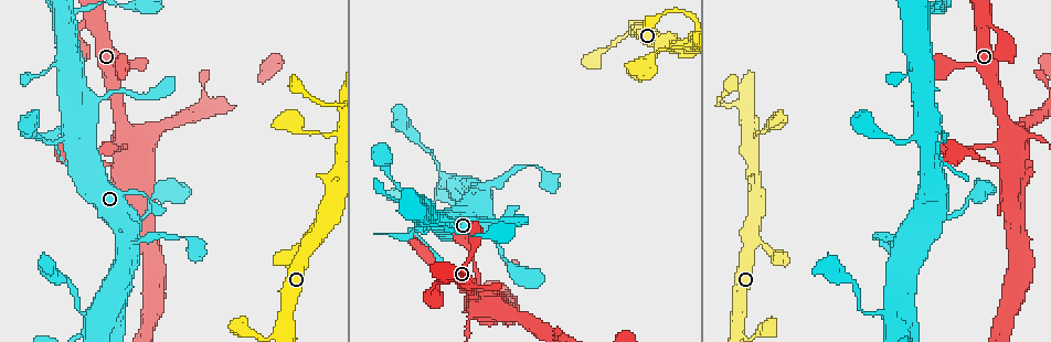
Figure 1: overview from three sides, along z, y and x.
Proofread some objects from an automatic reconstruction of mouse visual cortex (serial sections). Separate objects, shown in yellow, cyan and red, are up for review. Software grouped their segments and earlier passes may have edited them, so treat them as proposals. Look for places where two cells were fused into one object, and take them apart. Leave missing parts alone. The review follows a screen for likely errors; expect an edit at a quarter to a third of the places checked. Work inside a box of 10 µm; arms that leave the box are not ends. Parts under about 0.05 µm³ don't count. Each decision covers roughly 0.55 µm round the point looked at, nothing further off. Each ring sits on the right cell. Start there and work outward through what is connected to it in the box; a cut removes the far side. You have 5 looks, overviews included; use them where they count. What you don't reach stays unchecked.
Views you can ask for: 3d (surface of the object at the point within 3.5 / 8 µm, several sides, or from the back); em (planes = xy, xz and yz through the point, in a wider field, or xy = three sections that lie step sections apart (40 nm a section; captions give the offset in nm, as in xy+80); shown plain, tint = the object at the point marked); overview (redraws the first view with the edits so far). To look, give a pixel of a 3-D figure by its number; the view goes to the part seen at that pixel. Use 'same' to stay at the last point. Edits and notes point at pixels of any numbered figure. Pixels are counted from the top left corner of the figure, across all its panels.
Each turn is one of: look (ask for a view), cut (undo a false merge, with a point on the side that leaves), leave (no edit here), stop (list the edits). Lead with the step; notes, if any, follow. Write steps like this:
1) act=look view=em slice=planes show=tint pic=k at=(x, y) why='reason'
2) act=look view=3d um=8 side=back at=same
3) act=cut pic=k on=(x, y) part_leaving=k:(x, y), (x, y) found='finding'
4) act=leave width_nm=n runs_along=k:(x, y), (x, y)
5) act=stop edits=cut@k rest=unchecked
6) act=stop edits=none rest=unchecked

act=look view=3d um=3.5 pic=1 at=(762, 246) why='three arms meet'

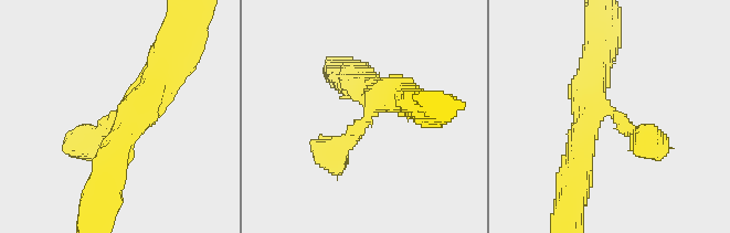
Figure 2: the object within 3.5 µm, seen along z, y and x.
act=look view=em slice=xy step=5 show=tint pic=2 at=(616, 115) arms=3 arm_widths_nm=350,400,450 why='shape alone is not enough'

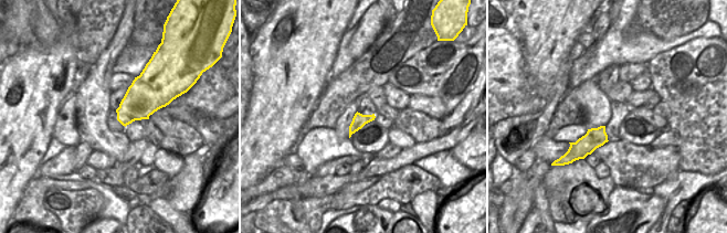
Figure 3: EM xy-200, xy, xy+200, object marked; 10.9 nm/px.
act=leave runs_along=2:(580, 150), (596, 110), (645, 140), (636, 150) found='all the same cell'

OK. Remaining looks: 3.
act=look view=3d um=3.5 pic=1 at=(102, 319) why='sharp bend'

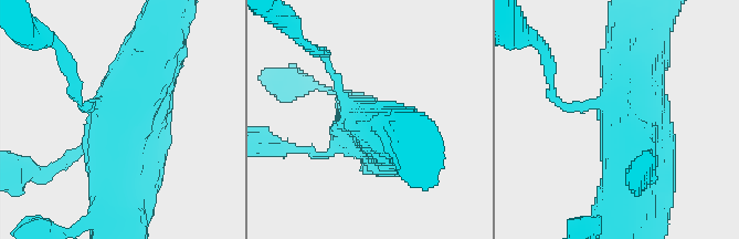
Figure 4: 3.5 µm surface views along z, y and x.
act=look view=em slice=xy step=2 show=tint pic=4 at=(628, 122)

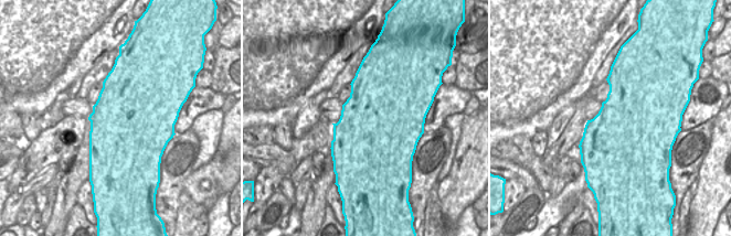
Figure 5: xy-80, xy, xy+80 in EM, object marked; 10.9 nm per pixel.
act=leave found='continuous, no second cell'

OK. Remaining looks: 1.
act=stop edits=none rest=unchecked

